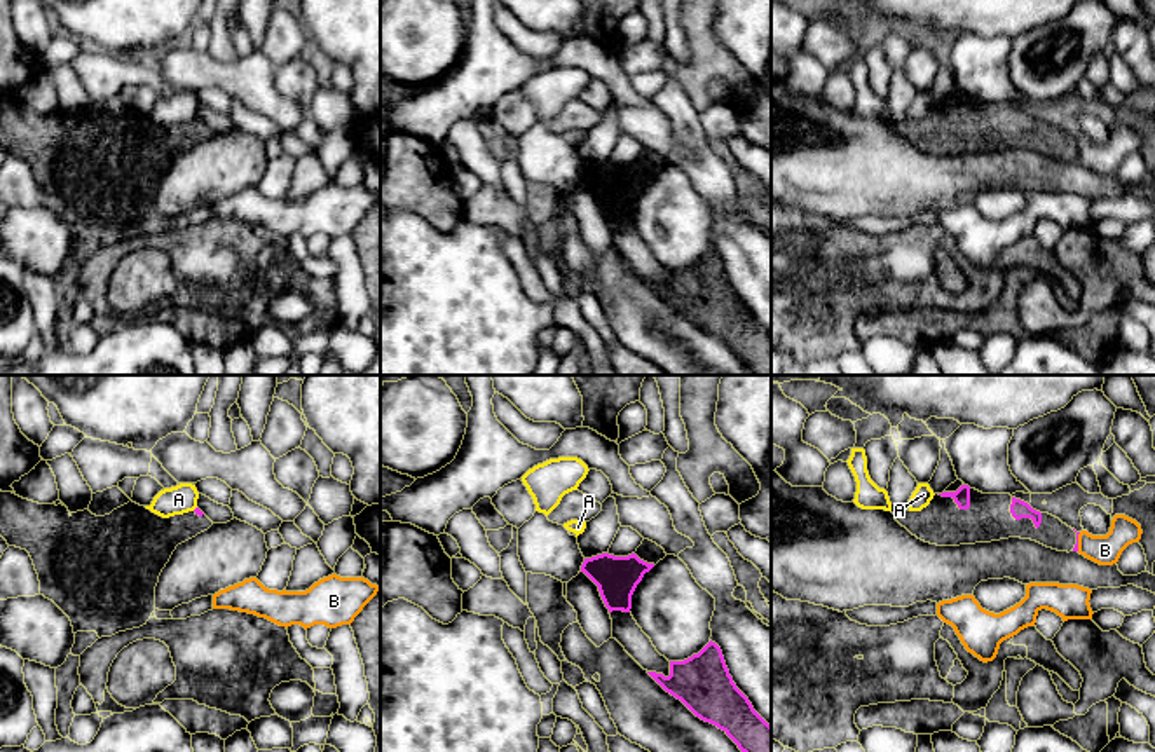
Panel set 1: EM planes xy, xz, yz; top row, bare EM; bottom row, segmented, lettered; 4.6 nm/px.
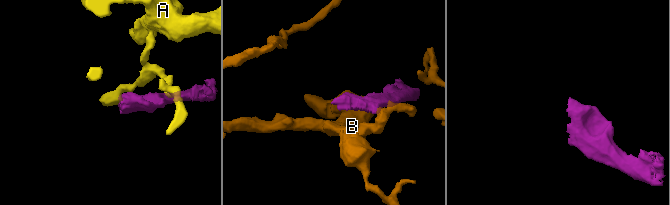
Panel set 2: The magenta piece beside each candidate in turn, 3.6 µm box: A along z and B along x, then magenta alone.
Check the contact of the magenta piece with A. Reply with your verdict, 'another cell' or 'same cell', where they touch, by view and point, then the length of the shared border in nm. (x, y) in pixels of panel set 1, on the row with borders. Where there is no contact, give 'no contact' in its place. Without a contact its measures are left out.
another cell; no contact

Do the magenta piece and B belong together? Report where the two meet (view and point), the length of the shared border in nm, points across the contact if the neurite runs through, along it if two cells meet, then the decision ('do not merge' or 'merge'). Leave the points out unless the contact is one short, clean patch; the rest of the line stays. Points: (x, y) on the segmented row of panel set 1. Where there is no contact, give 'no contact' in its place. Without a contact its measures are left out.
contact yz (1077, 541); length 90 nm; border yz (1080, 533), (1077, 550); do not merge

